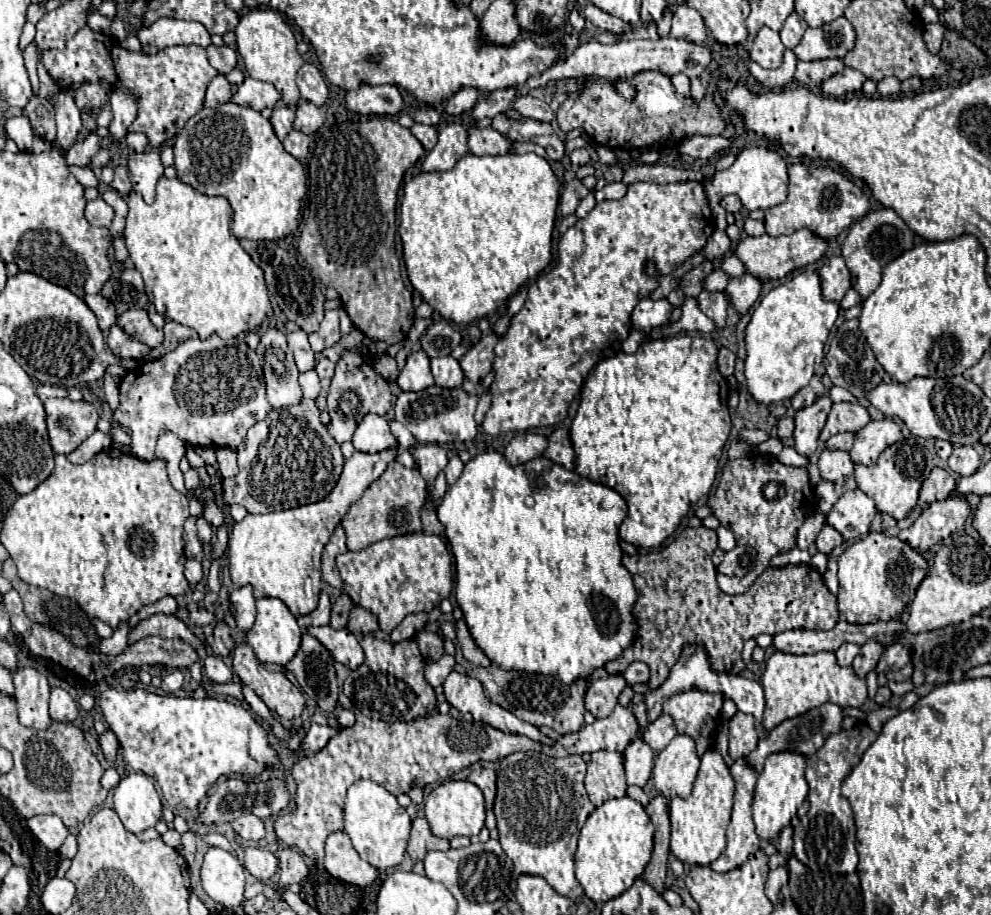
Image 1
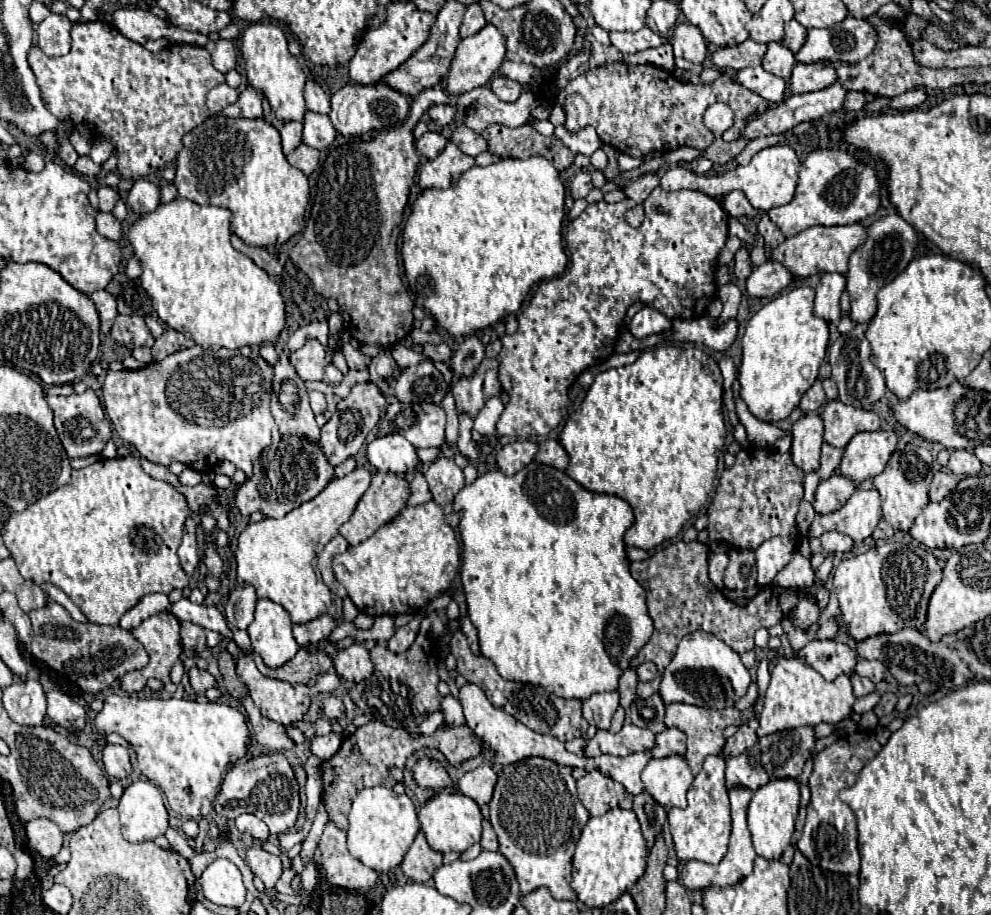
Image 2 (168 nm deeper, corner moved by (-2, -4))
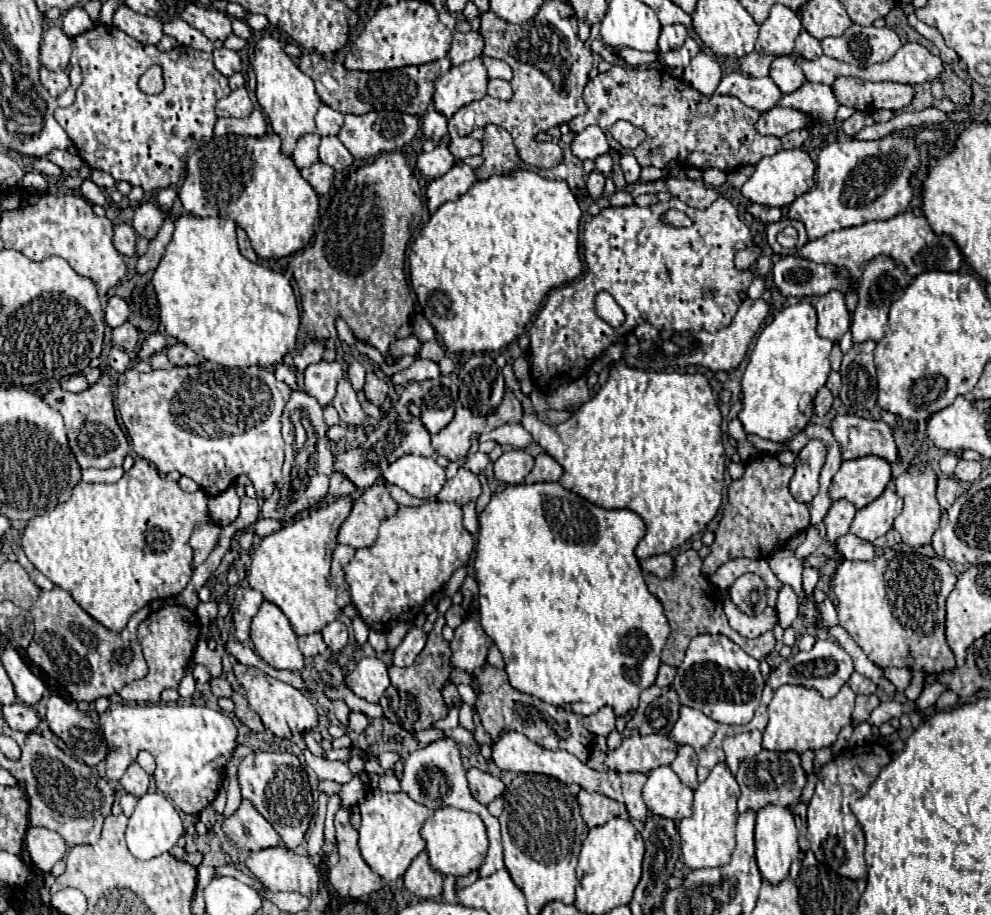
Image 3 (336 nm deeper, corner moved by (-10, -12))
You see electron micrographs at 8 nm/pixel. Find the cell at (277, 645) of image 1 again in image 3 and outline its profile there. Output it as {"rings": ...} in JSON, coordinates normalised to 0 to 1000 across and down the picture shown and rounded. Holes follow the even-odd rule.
{"rings":[[[271,657],[263,659],[253,679],[253,701],[257,705],[257,714],[275,731],[306,731],[306,718],[300,709],[300,694],[280,661]]]}

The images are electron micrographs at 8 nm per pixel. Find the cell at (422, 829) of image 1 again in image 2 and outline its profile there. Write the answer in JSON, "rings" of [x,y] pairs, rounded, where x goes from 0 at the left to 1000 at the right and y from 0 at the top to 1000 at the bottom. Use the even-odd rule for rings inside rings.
{"rings":[[[423,908],[405,943],[407,954],[417,963],[431,965],[437,958],[437,950],[441,950],[441,945],[447,945],[447,932],[435,928],[427,908]]]}

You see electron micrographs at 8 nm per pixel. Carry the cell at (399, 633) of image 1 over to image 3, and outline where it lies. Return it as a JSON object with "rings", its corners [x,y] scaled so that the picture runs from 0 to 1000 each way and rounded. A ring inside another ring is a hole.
{"rings":[[[417,685],[411,692],[411,696],[397,711],[397,727],[399,729],[413,729],[419,722],[419,718],[427,711],[429,701],[431,701],[431,694],[427,692],[427,687]]]}

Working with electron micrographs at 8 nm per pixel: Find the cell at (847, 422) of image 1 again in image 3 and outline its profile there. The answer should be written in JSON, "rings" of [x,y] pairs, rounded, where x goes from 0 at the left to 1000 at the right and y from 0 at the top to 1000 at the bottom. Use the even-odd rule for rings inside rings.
{"rings":[[[845,454],[839,471],[849,489],[851,502],[867,502],[875,497],[889,499],[897,506],[905,504],[905,486],[895,462],[871,458],[865,454]]]}

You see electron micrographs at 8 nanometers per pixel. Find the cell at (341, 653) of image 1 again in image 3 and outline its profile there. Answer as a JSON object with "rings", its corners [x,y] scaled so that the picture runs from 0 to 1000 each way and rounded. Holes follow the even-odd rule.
{"rings":[[[368,718],[360,725],[358,733],[348,740],[348,746],[358,760],[366,762],[368,766],[382,768],[395,744],[391,738],[391,727],[386,722],[380,718]]]}

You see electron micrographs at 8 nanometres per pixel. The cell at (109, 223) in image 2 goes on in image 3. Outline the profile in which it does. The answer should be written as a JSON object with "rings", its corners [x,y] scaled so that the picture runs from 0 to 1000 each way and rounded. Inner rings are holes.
{"rings":[[[118,246],[116,248],[114,266],[116,266],[116,272],[122,279],[126,279],[126,281],[134,281],[136,279],[136,252],[130,246]]]}

